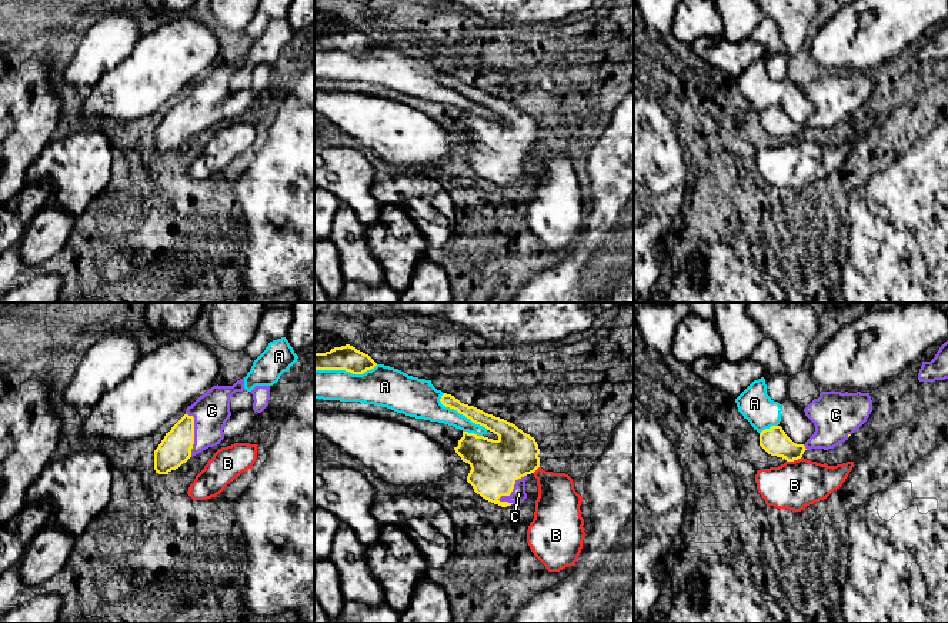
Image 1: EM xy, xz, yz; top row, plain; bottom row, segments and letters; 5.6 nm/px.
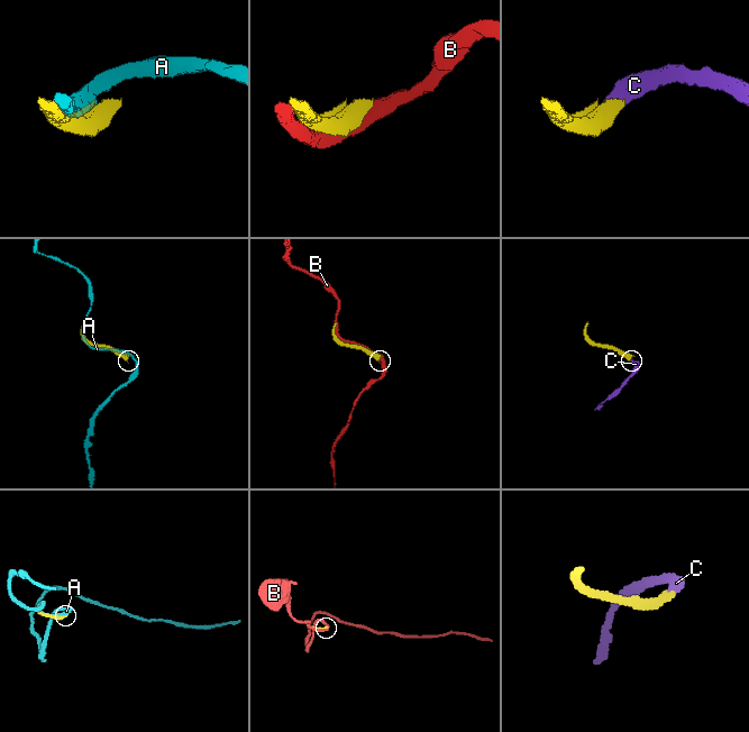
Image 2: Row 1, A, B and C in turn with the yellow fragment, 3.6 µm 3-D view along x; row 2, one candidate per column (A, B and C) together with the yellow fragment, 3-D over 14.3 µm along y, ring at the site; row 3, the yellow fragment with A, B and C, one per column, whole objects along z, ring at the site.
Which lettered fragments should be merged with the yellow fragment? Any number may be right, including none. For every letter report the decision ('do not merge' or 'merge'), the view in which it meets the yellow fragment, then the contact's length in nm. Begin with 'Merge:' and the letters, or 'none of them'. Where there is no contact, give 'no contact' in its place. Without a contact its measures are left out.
Merge: C
A: do not merge; meets yellow in xz; contact 360 nm long
B: do not merge; meets yellow in yz; contact 90 nm long
C: merge; meets yellow in xz; contact 220 nm long

